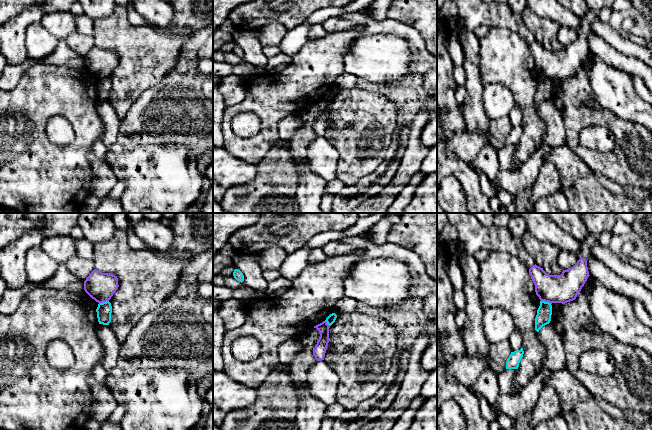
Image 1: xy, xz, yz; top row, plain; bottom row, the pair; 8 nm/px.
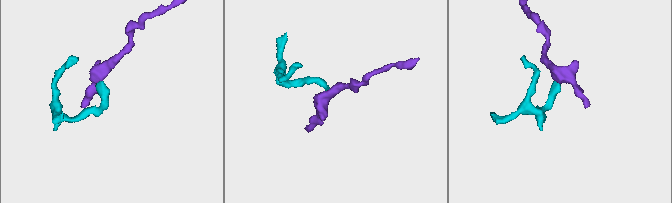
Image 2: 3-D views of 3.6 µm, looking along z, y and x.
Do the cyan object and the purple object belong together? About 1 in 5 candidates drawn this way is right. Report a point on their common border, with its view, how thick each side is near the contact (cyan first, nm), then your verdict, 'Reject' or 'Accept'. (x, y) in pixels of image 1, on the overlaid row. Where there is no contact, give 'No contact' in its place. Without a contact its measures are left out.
Touches cyan at yz (546, 302). Thickness 120 nm (cyan) against 220 nm. Reject

